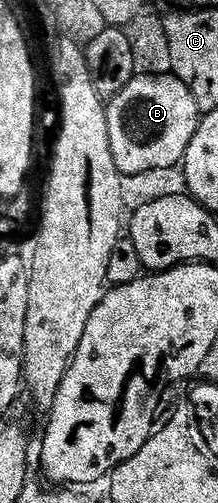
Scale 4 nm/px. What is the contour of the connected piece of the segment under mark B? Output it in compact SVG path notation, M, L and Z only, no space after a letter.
M138 74L106 104L108 142L112 158L123 177L142 176L161 168L174 168L186 159L186 151L198 129L200 113L190 87L173 74Z

